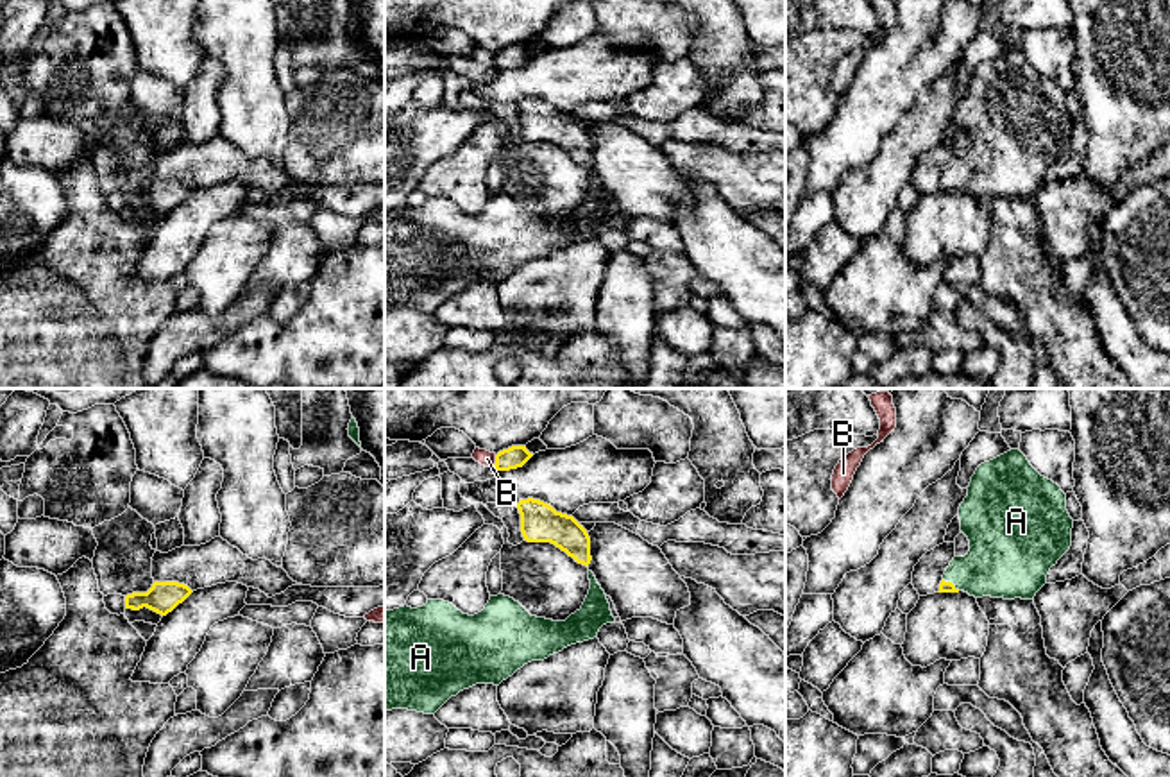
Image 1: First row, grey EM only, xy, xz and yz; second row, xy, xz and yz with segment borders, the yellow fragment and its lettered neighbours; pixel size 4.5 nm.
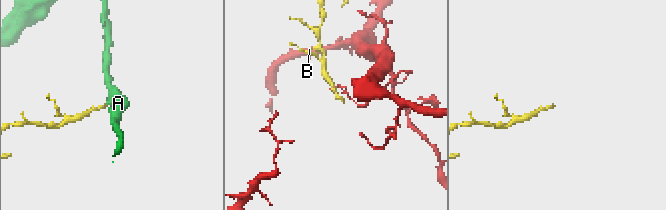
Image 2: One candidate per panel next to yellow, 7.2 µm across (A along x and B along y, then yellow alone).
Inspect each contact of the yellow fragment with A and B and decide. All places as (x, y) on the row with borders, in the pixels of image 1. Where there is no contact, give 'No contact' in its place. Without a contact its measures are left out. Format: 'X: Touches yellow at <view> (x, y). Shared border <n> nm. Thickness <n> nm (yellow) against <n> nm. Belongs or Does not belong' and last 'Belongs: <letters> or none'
A: Touches yellow at yz (950, 582). Shared border 90 nm. Thickness 50 nm (yellow) against 320 nm. Belongs
B: Touches yellow at xz (496, 461). Shared border 60 nm. Thickness 100 nm (yellow) against 70 nm. Does not belong
Belongs: A

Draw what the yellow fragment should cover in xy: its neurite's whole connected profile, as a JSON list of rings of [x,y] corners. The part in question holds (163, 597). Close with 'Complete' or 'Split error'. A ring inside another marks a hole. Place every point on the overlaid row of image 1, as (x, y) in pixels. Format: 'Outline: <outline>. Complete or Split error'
Outline: [[[154,582],[147,593],[125,596],[125,609],[140,610],[143,607],[166,616],[182,603],[193,591],[179,582]]]. Complete

